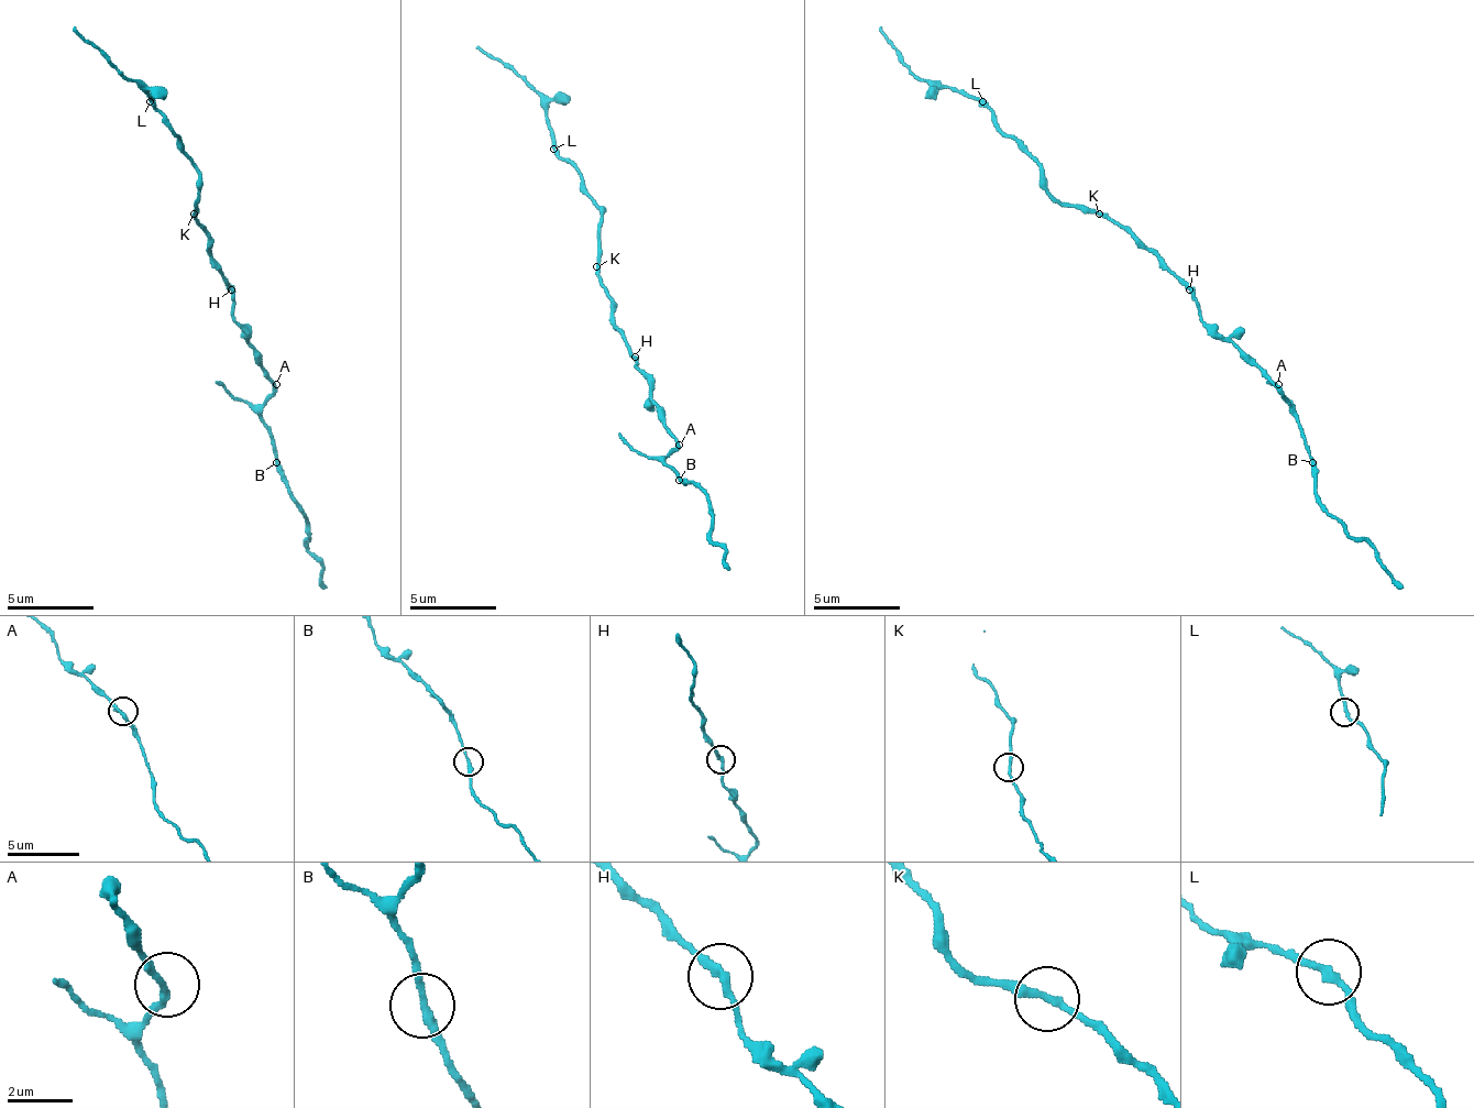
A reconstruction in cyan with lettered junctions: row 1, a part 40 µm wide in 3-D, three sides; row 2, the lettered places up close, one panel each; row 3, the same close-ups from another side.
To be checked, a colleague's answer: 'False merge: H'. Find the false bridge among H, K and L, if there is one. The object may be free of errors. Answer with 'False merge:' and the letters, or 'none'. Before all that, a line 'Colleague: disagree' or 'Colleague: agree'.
Colleague: disagree
False merge: none

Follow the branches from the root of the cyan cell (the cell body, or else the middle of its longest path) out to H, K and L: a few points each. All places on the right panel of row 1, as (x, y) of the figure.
H: (1169, 271), (1190, 288)
K: (1169, 271), (1121, 227), (1099, 214)
L: (1169, 271), (1108, 218), (1065, 206), (1047, 188), (1043, 171), (1000, 127), (996, 114), (982, 101)

